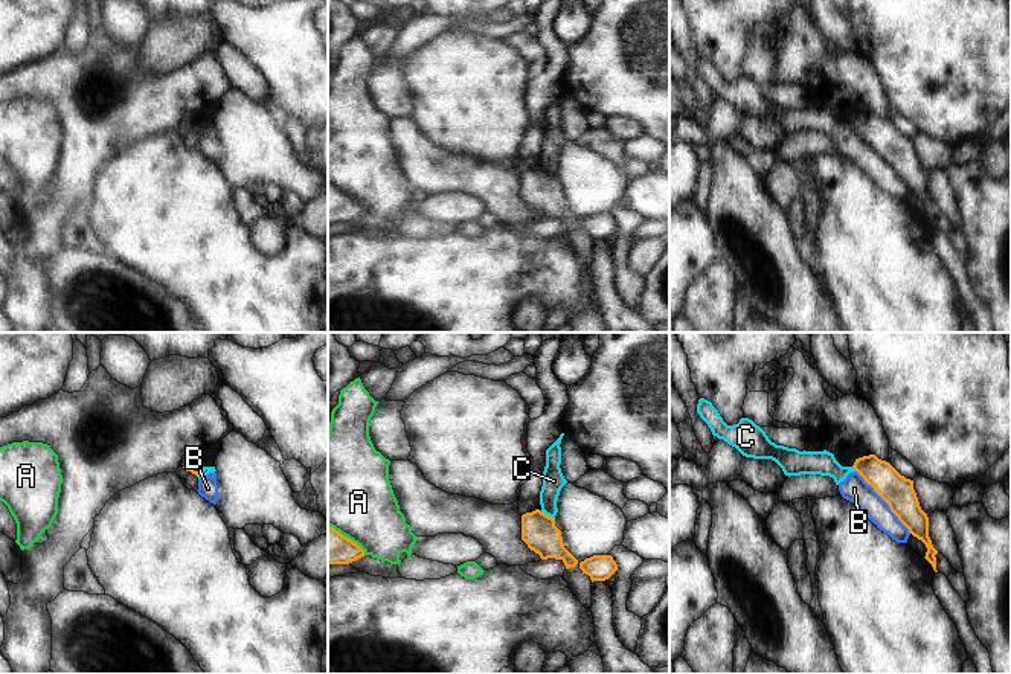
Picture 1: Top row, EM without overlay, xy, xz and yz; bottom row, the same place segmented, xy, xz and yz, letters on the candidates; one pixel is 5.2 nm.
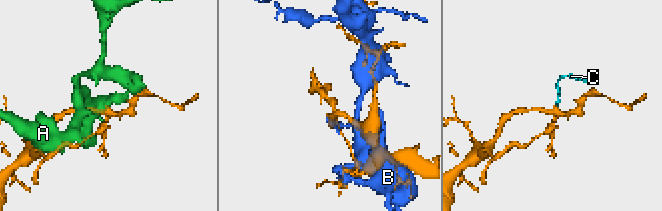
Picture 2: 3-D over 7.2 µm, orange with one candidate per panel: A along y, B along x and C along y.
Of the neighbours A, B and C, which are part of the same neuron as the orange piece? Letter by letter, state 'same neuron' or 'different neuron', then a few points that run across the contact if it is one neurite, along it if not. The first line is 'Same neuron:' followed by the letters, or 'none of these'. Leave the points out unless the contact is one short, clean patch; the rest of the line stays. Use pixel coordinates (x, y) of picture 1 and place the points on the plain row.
Same neuron: none of these
A: different neuron
B: different neuron
C: different neuron; line xz (540, 170), (554, 177)

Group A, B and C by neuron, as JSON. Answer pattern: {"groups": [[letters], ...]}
{"groups": [["A"], ["B", "C"]]}

